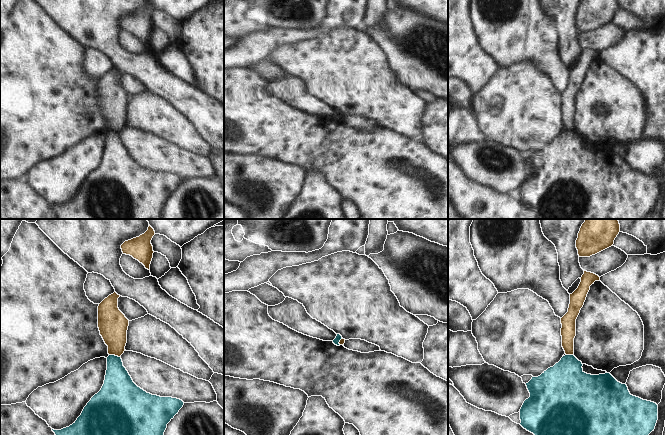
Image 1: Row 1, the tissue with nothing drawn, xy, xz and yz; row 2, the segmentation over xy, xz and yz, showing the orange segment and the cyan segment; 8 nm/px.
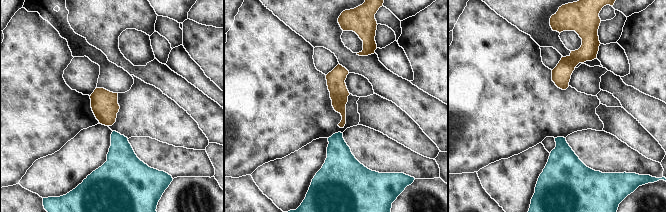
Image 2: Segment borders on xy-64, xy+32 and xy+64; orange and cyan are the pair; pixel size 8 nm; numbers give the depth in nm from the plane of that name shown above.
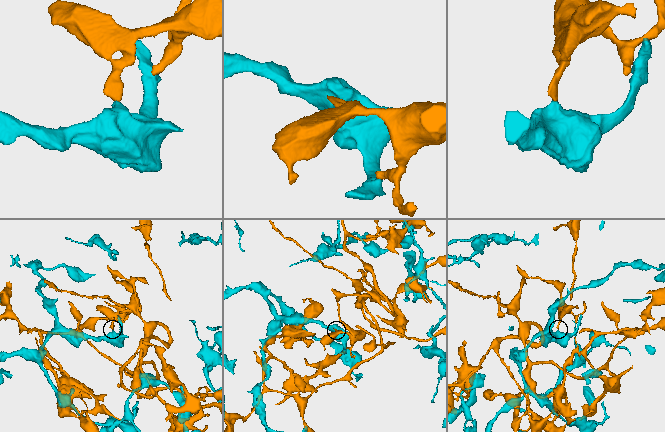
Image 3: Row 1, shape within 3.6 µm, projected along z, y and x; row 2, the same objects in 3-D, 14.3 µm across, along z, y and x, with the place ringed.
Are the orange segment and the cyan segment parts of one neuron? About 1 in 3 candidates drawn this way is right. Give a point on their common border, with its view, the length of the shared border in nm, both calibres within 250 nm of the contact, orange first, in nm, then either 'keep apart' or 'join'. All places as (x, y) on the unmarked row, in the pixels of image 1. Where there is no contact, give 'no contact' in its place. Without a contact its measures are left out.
contact xy (114, 130); length 90 nm; calibres 240 and 240 nm; keep apart

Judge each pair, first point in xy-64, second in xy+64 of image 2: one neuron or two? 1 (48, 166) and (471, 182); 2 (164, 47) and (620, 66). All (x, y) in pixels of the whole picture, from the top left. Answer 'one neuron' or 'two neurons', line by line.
1: two neurons
2: two neurons

